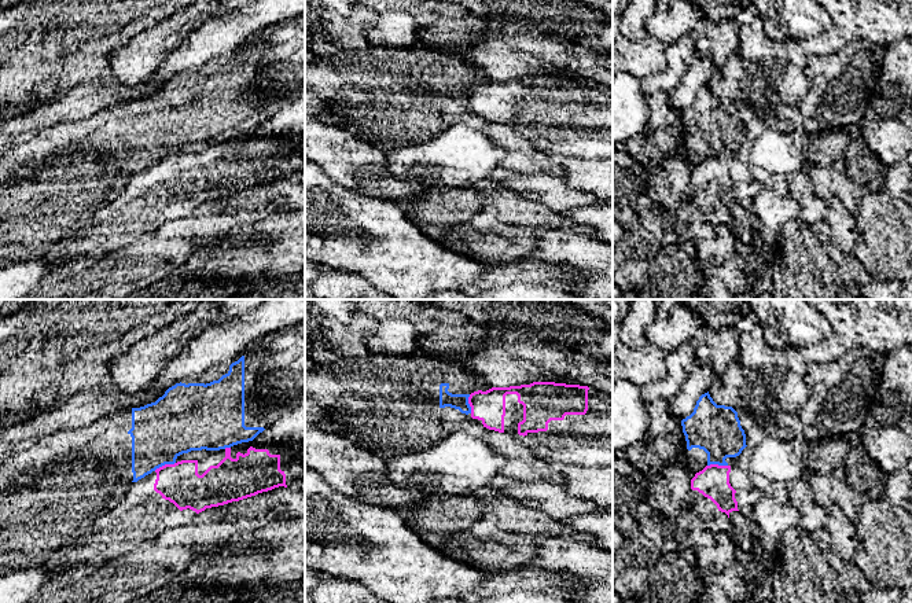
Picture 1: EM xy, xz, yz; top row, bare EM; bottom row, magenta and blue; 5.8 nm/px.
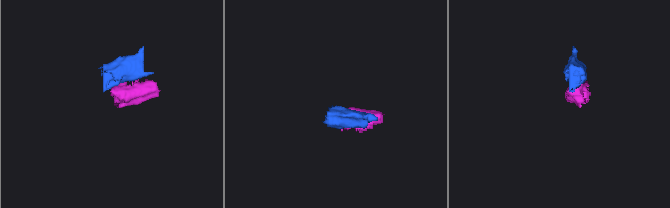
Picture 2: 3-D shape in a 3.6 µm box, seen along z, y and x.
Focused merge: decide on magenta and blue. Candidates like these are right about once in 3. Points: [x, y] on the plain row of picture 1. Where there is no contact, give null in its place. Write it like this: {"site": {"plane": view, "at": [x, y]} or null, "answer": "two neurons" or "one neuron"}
{"site": {"plane": "xy", "at": [165, 157]}, "answer": "two neurons"}

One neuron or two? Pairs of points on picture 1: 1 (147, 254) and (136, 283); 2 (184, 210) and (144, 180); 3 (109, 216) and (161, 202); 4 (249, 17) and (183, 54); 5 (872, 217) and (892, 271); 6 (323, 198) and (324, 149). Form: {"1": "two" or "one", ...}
{"1": "one", "2": "one", "3": "one", "4": "one", "5": "one", "6": "two"}

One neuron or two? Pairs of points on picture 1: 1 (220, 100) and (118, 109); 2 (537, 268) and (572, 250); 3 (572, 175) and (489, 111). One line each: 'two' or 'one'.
1: one
2: two
3: two

